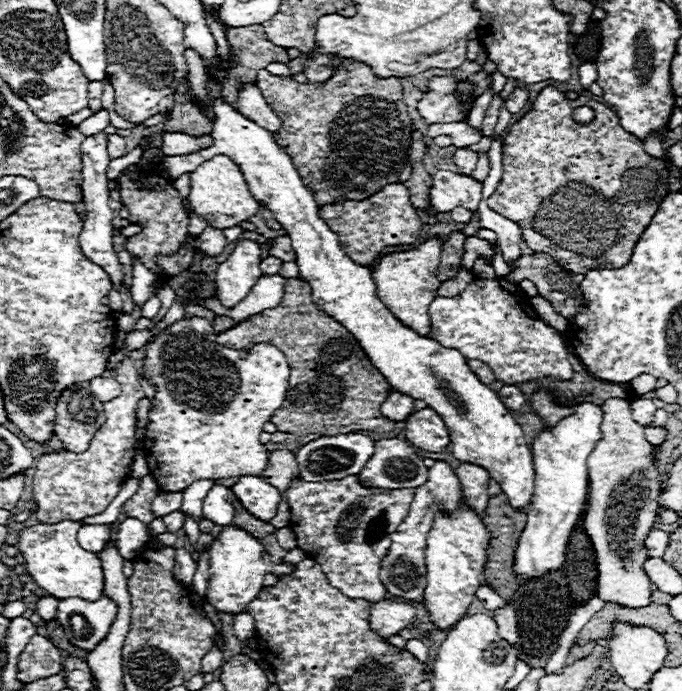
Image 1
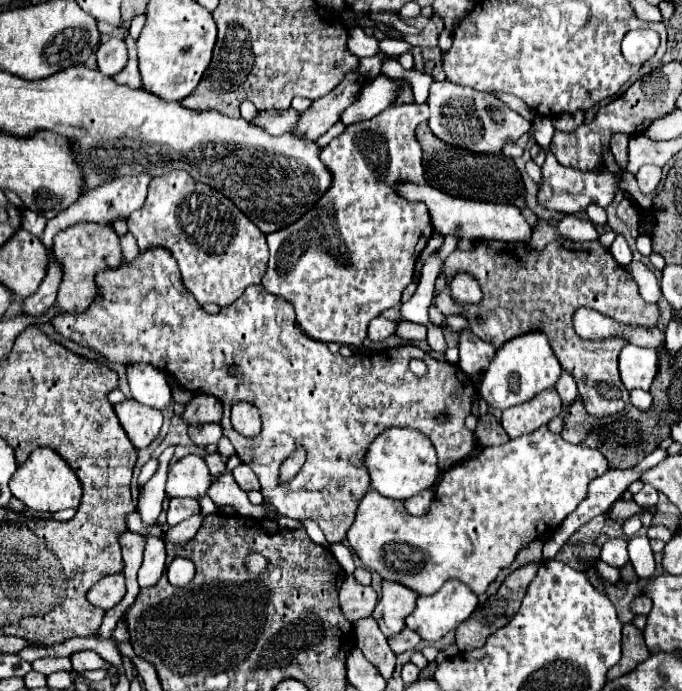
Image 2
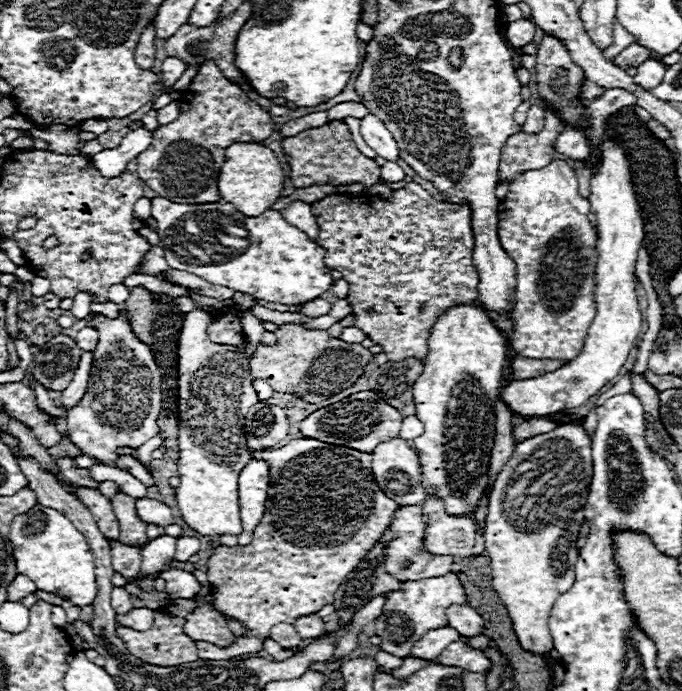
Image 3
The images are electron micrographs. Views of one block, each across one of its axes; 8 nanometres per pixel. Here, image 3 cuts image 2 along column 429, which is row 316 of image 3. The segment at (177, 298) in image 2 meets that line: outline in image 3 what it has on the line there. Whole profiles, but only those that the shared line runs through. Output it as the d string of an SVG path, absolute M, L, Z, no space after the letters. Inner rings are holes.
M410 182L402 190L394 190L388 200L370 194L332 194L310 206L320 226L318 244L326 252L324 264L330 270L340 270L342 278L352 286L348 302L352 306L354 326L360 328L374 344L382 346L382 352L390 362L402 362L406 358L424 360L428 348L426 338L430 336L436 318L446 308L474 302L478 296L478 272L472 264L474 234L470 226L470 208L438 202L416 182ZM370 306L374 312L366 314L366 308Z

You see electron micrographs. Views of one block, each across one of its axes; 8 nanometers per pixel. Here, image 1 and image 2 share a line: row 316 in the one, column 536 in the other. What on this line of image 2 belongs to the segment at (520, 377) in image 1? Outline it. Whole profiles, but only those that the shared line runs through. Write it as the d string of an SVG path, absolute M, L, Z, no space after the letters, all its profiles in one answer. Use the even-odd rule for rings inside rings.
M544 426L506 444L484 446L476 456L448 468L436 484L430 512L422 518L412 518L400 500L368 490L358 504L346 540L368 570L378 572L384 580L400 582L416 590L416 594L434 594L450 578L458 578L476 594L484 594L498 572L508 568L524 546L562 526L566 516L586 498L590 480L602 476L606 470L608 460L598 450L570 444Z

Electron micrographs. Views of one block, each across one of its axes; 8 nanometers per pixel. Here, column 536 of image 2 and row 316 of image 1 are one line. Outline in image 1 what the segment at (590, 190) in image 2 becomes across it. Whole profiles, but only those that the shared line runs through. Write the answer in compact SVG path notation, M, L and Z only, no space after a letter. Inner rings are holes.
M182 318L174 324L170 324L166 330L162 330L156 338L150 336L148 344L146 344L146 358L144 358L144 368L140 370L140 376L148 378L152 382L152 386L156 388L154 394L154 408L148 416L148 424L146 424L146 436L142 440L144 452L146 452L146 462L150 468L150 474L154 476L160 492L182 492L184 488L188 488L192 482L196 480L222 480L222 478L234 478L234 476L244 476L244 474L254 474L260 476L260 472L264 472L266 466L266 448L264 444L258 442L258 436L262 432L262 426L270 420L272 412L276 412L282 402L286 400L286 388L288 388L288 378L290 378L290 366L286 356L272 344L256 344L250 350L230 350L226 346L220 346L216 342L216 332L212 328L212 324L206 318Z

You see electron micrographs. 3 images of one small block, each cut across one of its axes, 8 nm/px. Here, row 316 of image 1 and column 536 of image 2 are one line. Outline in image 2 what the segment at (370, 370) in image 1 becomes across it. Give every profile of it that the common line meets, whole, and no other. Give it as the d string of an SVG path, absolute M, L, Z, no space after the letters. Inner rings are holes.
M556 238L544 250L532 250L520 242L478 240L468 252L454 250L442 264L442 272L446 276L446 288L434 294L434 306L442 314L464 316L470 324L468 330L496 348L528 332L546 334L562 370L574 376L578 396L588 414L604 418L624 410L630 396L618 374L618 354L626 346L626 338L582 340L574 332L572 316L584 306L628 326L656 326L660 308L642 300L636 280L598 240L574 242ZM460 272L468 272L478 280L482 288L482 300L478 304L462 308L452 300L450 280Z

